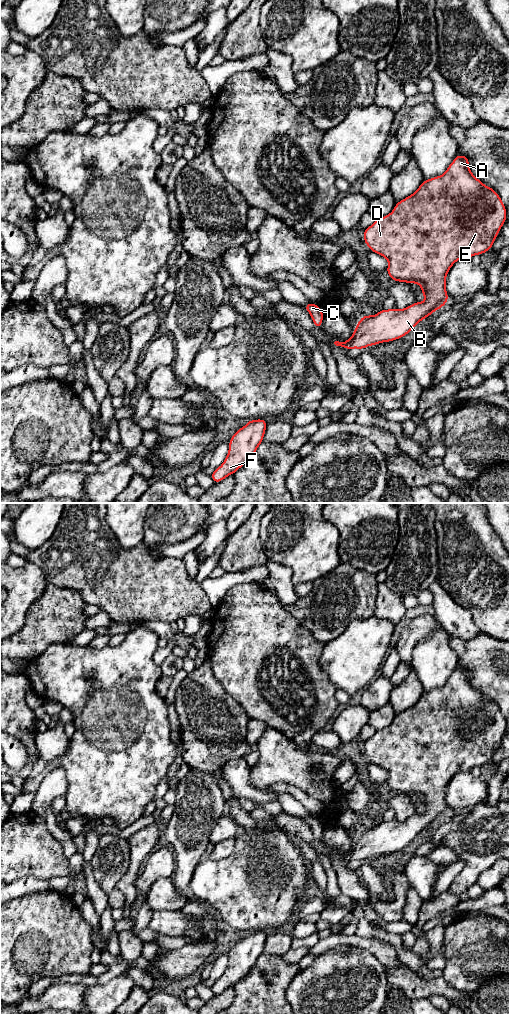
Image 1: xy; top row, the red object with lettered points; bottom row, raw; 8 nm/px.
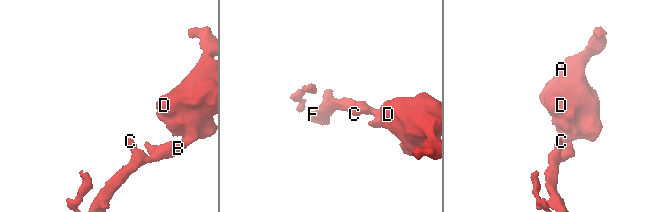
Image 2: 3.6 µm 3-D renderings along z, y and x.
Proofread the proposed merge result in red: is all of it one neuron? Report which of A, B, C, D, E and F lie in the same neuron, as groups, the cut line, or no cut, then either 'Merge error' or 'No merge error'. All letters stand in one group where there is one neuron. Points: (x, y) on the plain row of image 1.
Groups: A B C D E F. No split. No merge error

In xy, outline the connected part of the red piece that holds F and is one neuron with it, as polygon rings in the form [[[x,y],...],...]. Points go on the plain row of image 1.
[[[264,931],[249,932],[238,941],[229,953],[229,963],[223,976],[210,989],[218,995],[246,976],[263,954],[267,934]]]

